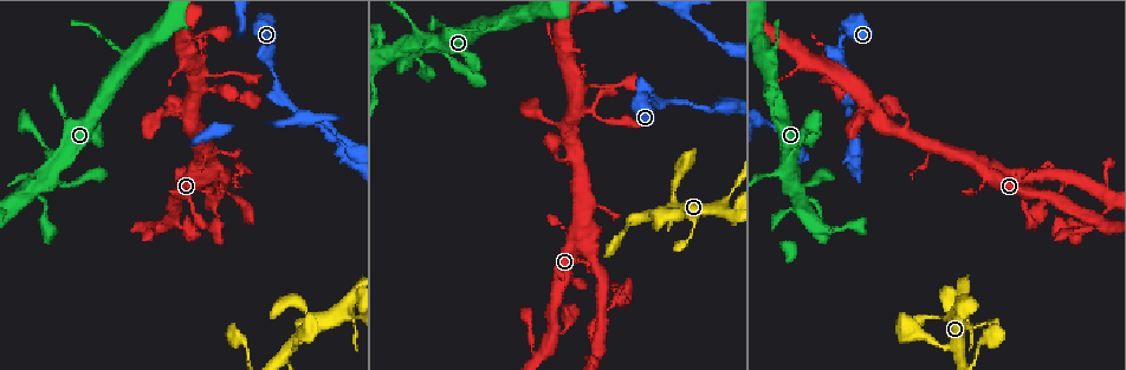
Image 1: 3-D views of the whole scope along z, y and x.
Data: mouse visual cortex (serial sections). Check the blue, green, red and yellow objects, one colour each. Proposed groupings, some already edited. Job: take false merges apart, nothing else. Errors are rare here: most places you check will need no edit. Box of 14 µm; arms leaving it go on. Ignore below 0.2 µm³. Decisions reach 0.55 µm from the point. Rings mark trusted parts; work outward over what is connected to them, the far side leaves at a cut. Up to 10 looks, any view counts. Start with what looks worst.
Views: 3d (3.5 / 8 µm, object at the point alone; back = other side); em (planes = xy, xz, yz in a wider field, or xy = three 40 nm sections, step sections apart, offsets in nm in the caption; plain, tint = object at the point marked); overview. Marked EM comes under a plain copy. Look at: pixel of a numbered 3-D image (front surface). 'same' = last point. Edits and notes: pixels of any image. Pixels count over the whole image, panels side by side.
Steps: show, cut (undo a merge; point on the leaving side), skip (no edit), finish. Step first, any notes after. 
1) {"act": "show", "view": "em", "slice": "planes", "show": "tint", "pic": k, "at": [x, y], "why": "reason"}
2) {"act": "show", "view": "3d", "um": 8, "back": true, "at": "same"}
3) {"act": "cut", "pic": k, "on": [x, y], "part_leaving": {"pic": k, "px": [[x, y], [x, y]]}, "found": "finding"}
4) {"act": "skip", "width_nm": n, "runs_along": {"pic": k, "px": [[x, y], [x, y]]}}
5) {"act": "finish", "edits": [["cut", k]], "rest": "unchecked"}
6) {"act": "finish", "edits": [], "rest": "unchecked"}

{"act": "show", "view": "3d", "um": 3.5, "back": true, "pic": 1, "at": [650, 88]}

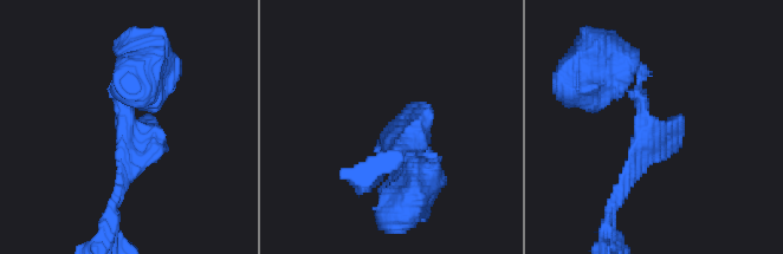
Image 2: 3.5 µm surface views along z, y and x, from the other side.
{"act": "show", "view": "em", "slice": "xy", "step": 3, "show": "tint", "pic": 2, "at": [645, 125]}

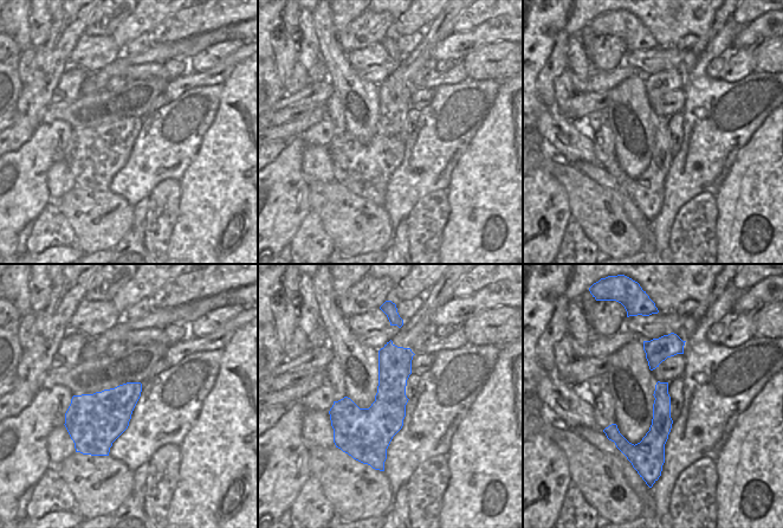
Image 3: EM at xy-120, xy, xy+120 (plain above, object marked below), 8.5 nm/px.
{"act": "show", "view": "em", "slice": "xy", "step": 2, "show": "tint", "at": "same", "why": "cut it another way"}

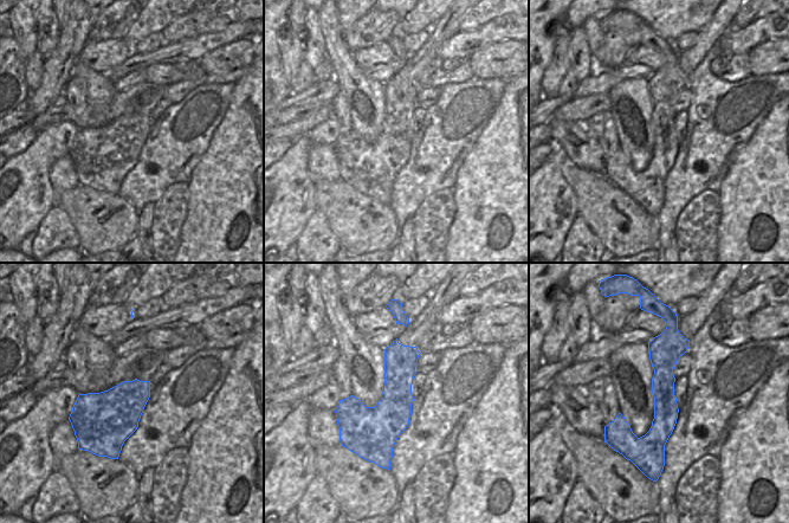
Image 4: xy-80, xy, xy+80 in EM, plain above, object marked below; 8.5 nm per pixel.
{"act": "skip", "runs_along": {"pic": 4, "px": [[666, 334], [657, 457]]}, "found": "one cell here"}

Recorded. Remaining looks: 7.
{"act": "show", "view": "3d", "um": 8, "pic": 1, "at": [791, 172], "why": "arms part here"}

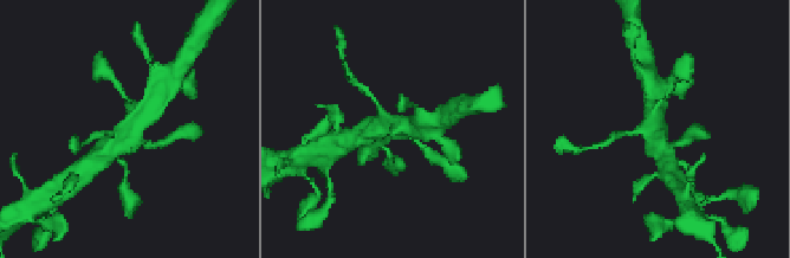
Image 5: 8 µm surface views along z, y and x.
{"act": "show", "view": "3d", "um": 3.5, "pic": 5, "at": [657, 130]}

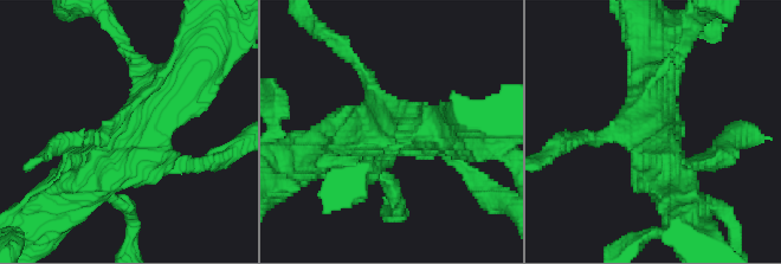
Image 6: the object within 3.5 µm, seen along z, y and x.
{"act": "skip", "arm_widths_nm": [150, 150, 500, 600], "found": "one cell here"}

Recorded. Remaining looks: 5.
{"act": "show", "view": "3d", "um": 3.5, "pic": 1, "at": [202, 174], "why": "three arms meet"}

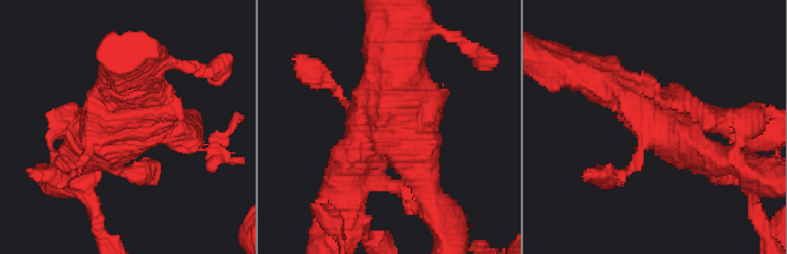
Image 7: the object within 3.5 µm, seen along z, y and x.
{"act": "show", "view": "em", "slice": "xy", "step": 3, "show": "tint", "pic": 7, "at": [385, 131], "why": "need the tissue"}

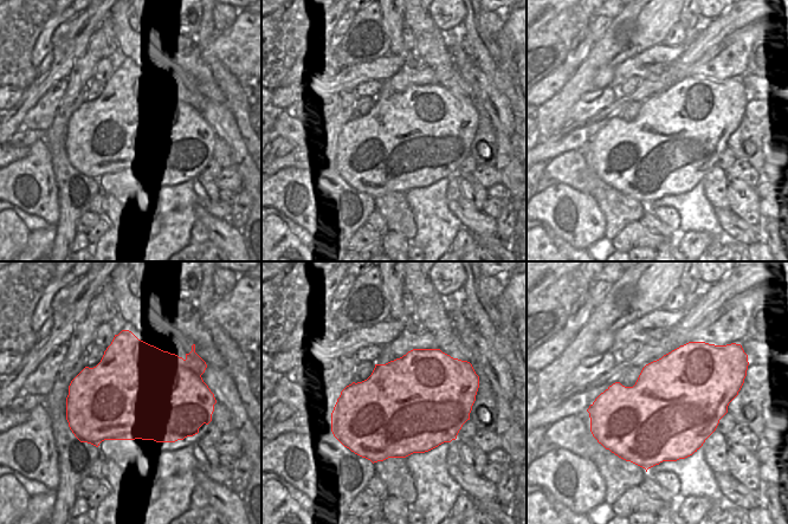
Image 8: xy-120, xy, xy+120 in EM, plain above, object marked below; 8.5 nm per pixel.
{"act": "show", "view": "em", "slice": "planes", "show": "tint", "at": "same"}

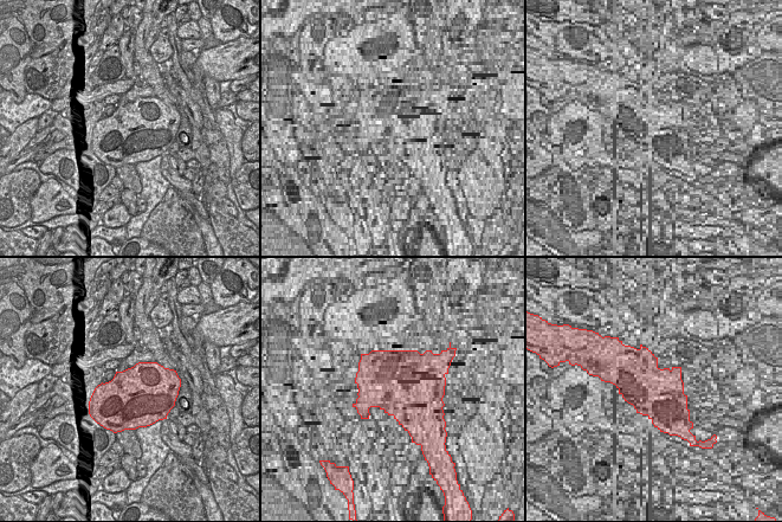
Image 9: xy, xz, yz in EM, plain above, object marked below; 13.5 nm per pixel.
{"act": "skip", "width_nm": 850, "runs_along": {"pic": 7, "px": [[713, 157], [598, 78]]}, "found": "continuous, no second cell"}

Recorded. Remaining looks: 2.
{"act": "show", "view": "3d", "um": 3.5, "pic": 1, "at": [957, 359], "why": "small branch off a trunk"}

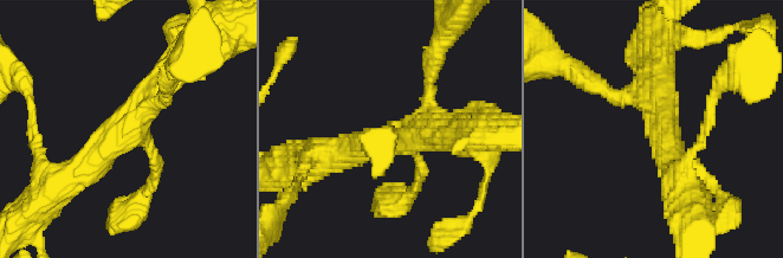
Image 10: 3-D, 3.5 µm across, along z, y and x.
{"act": "show", "view": "em", "slice": "xy", "step": 1, "show": "tint", "pic": 10, "at": [661, 124], "arms": 3, "arm_widths_nm": [150, 350, 400], "why": "now the EM"}

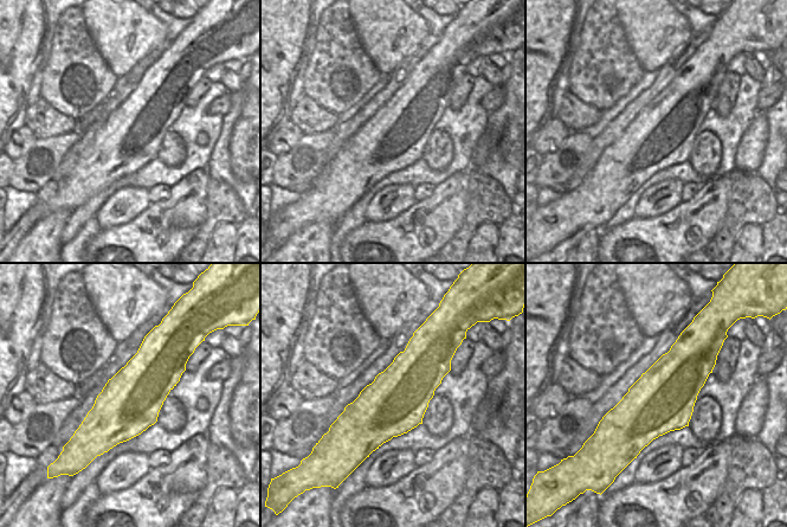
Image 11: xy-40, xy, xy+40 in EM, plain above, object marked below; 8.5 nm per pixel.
{"act": "skip", "width_nm": 550, "runs_along": {"pic": 10, "px": [[185, 62], [72, 178]]}, "found": "all the same cell"}

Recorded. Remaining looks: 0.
{"act": "finish", "edits": [], "rest": "unchecked"}

